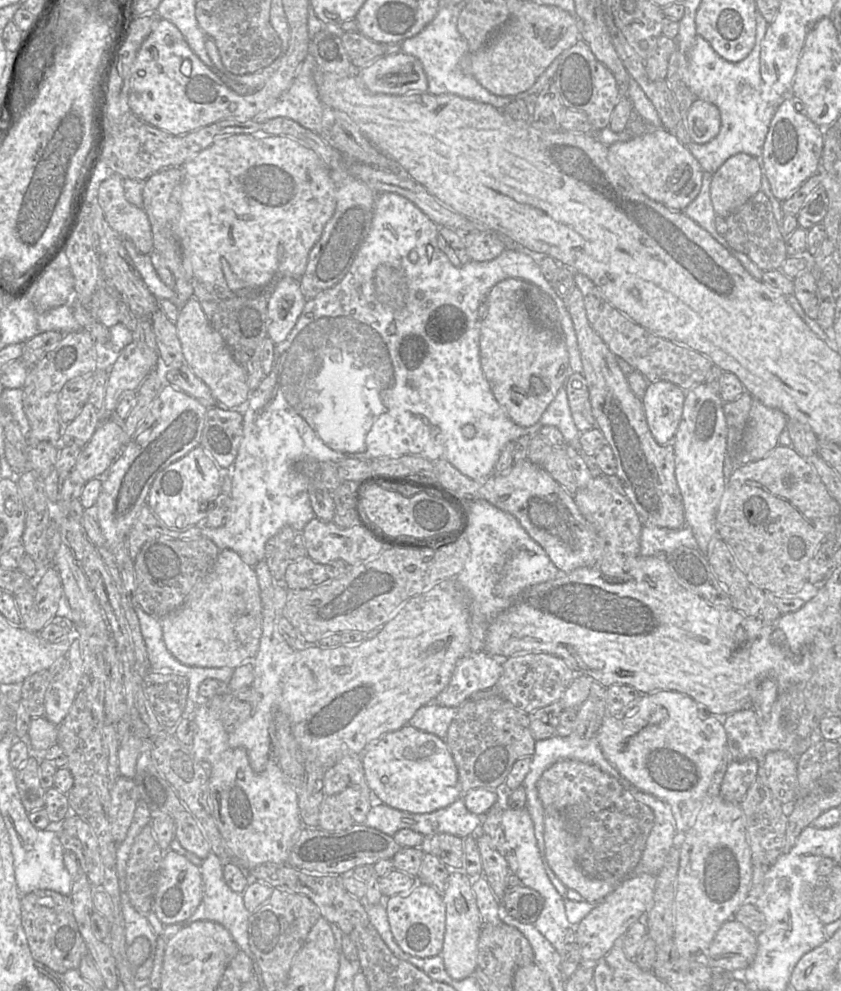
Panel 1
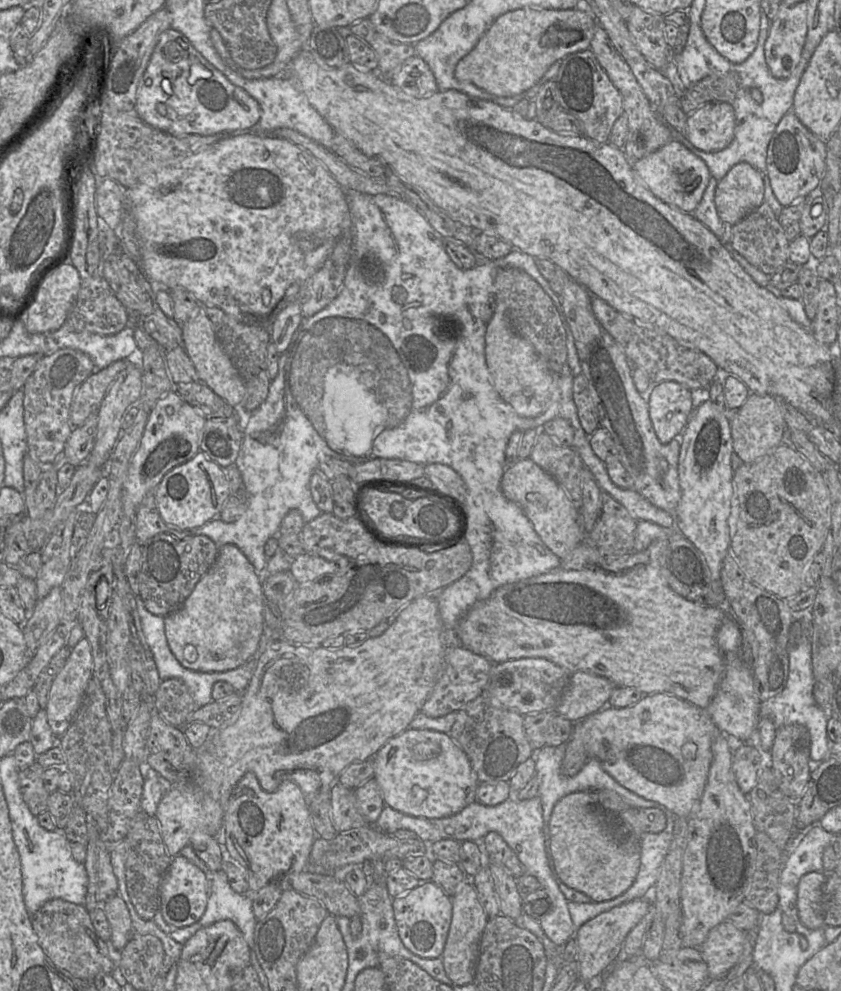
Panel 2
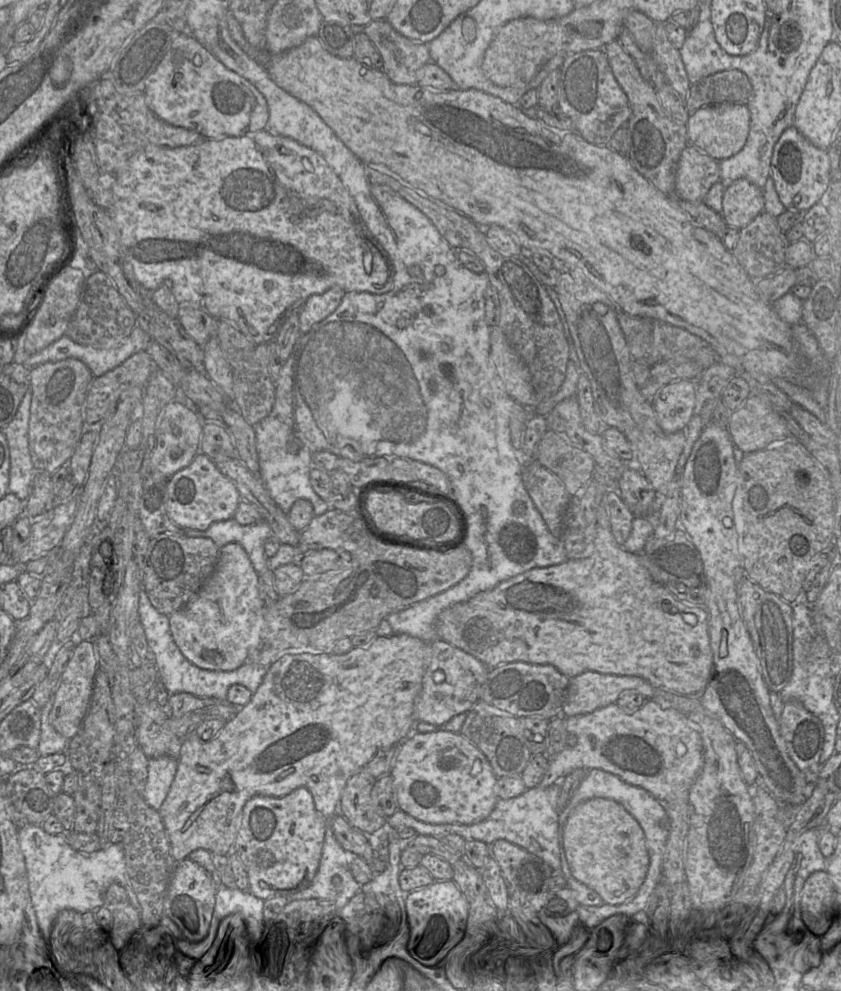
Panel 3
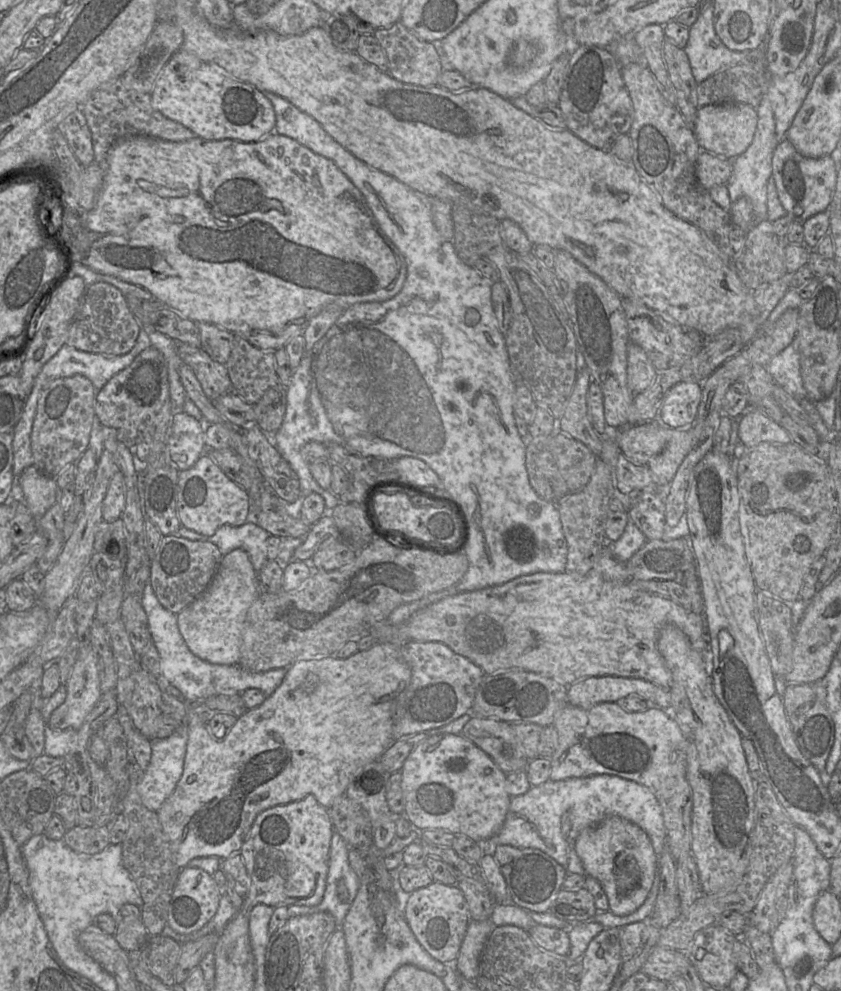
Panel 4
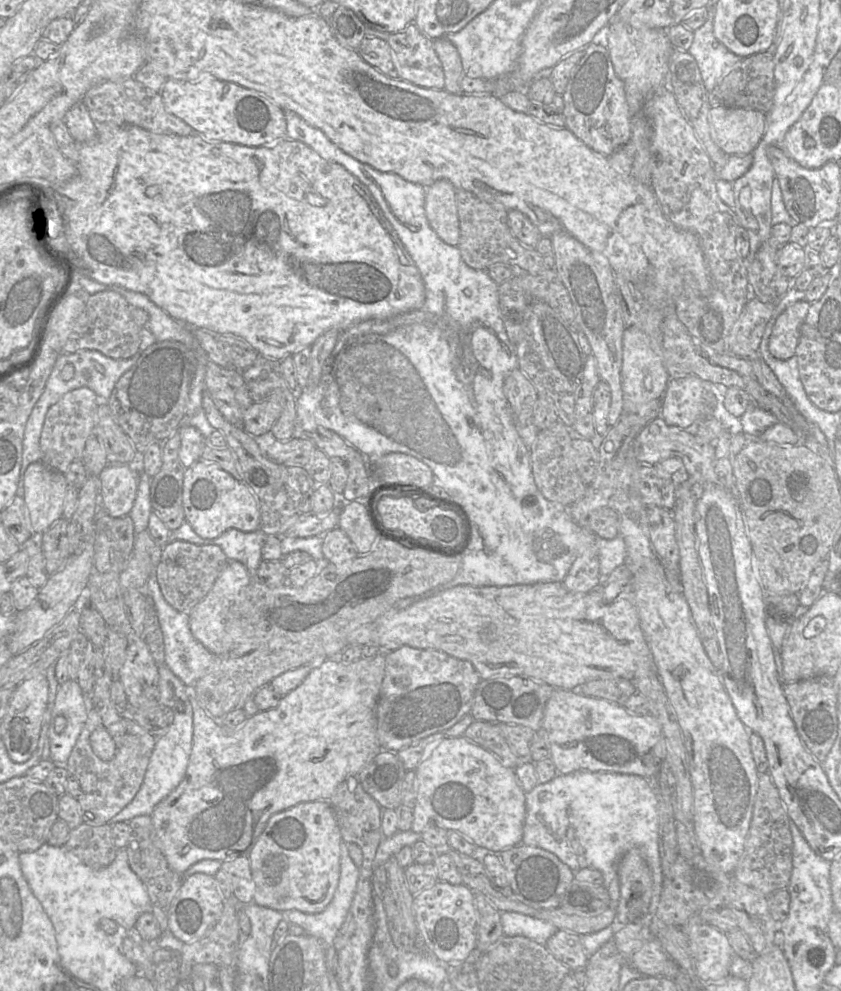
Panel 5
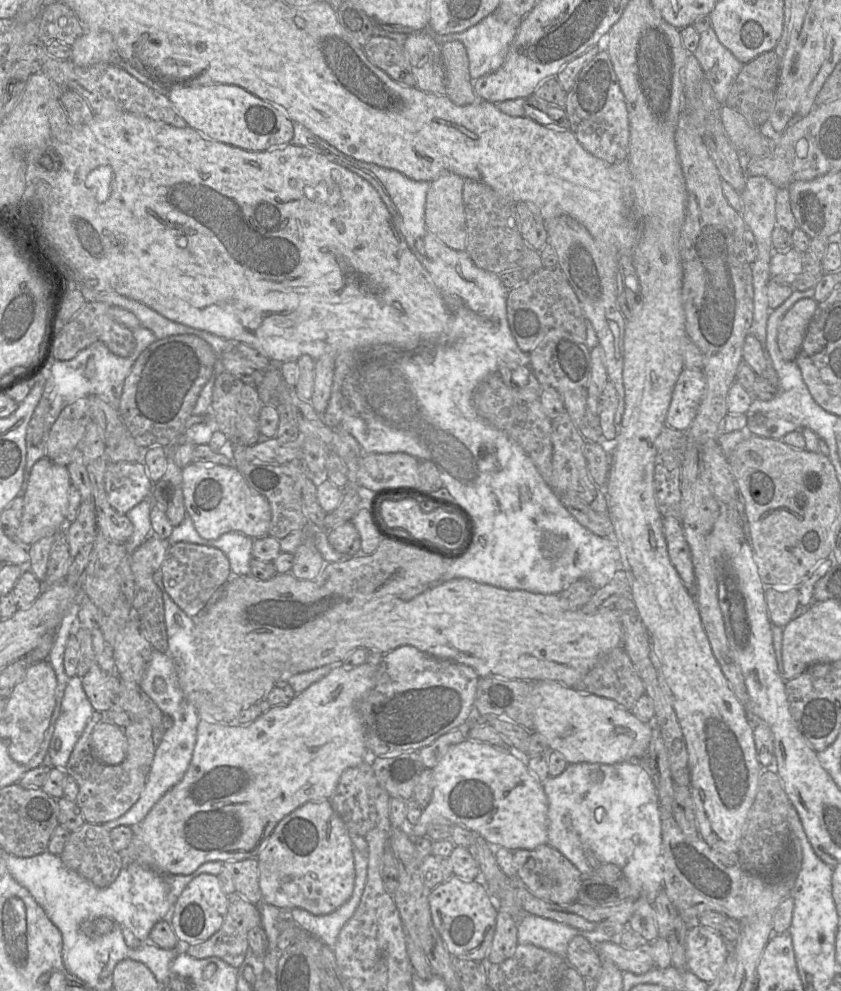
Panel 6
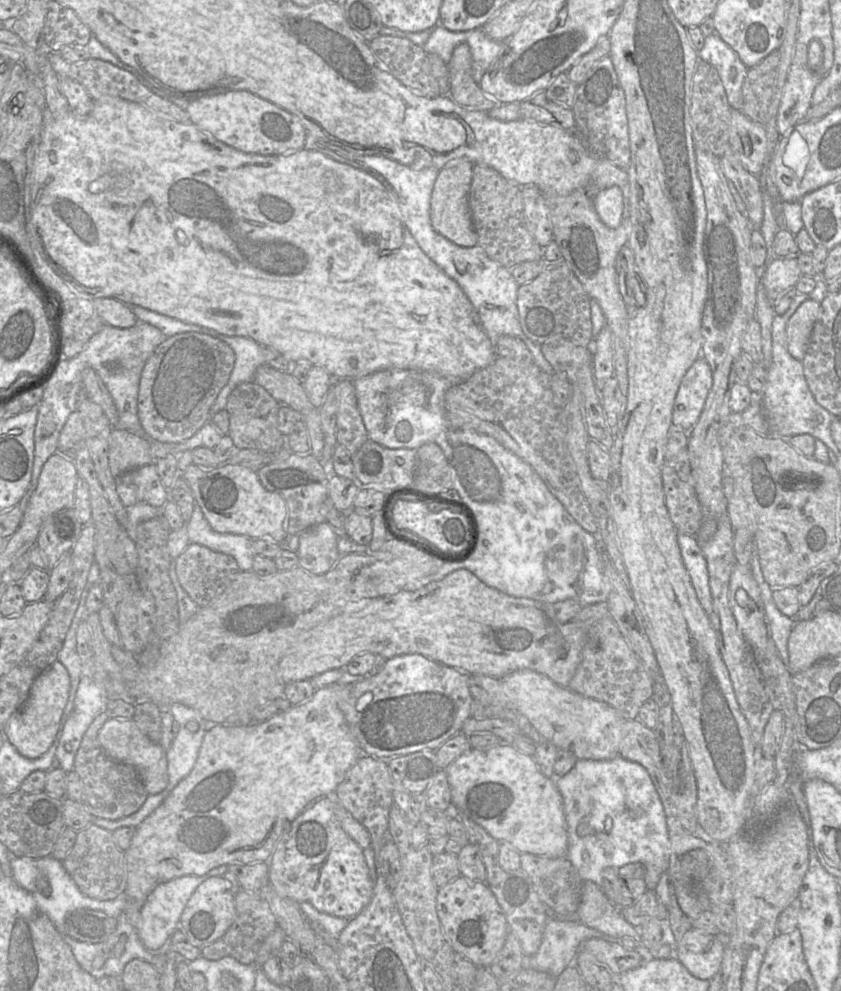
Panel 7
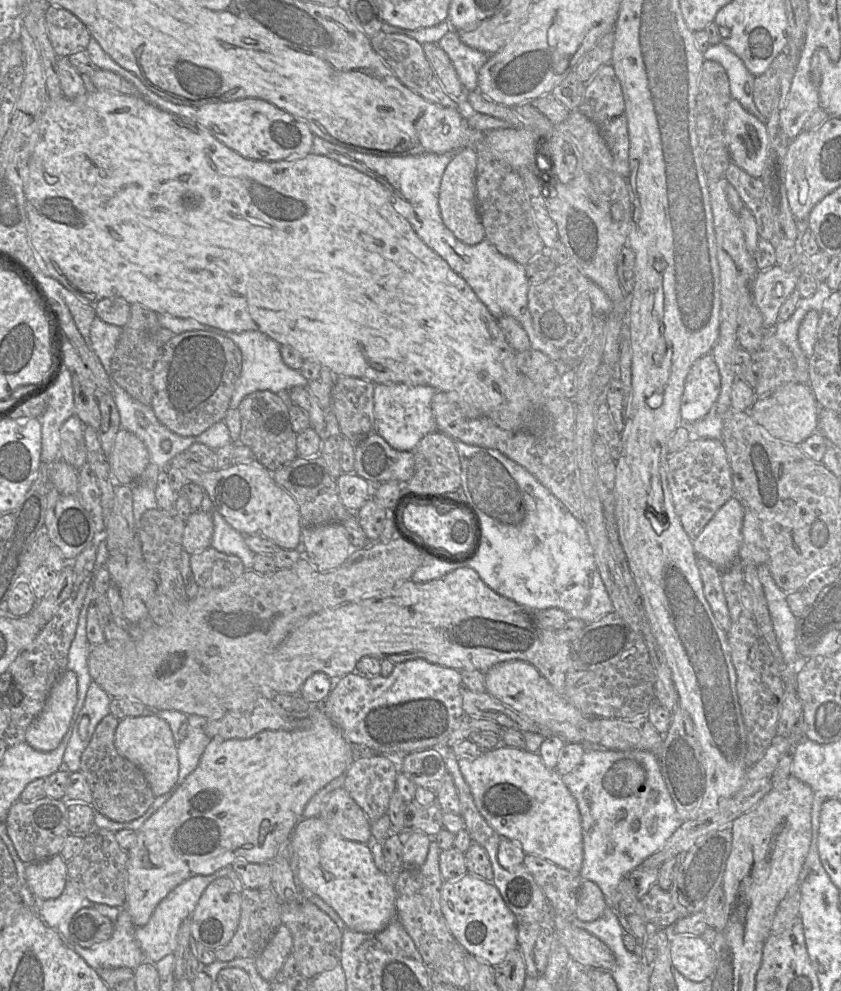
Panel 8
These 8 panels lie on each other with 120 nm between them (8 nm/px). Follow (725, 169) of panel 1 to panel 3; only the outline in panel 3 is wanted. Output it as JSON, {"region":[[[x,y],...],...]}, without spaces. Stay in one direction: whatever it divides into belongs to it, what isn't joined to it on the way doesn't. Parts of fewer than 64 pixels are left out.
{"region":[[[744,178],[728,186],[722,199],[722,216],[727,226],[742,229],[764,211],[763,190]]]}

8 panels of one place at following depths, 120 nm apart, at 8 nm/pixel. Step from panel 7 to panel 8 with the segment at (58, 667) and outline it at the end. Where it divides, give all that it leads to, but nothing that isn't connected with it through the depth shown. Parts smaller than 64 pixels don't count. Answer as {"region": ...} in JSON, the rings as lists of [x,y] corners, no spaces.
{"region":[[[66,670],[51,688],[40,715],[29,725],[25,741],[41,752],[54,750],[63,739],[77,702],[77,676]]]}

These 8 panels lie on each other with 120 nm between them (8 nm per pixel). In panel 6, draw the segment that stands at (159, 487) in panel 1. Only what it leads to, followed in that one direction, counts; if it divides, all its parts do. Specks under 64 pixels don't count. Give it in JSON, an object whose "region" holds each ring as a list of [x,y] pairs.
{"region":[[[187,465],[183,469],[183,494],[187,514],[206,540],[217,540],[229,532],[239,532],[253,539],[269,535],[271,508],[268,500],[248,485],[234,465]]]}

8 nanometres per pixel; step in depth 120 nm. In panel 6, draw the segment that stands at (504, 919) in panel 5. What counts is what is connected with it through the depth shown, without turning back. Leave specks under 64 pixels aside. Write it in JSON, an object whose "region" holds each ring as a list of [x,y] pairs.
{"region":[[[526,914],[518,921],[517,930],[519,944],[533,944],[562,957],[567,952],[569,942],[583,932],[532,914]]]}

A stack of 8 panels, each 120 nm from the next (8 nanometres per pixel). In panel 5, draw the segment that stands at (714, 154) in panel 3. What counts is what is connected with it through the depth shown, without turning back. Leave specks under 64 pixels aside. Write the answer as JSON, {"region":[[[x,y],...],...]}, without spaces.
{"region":[[[710,107],[708,124],[713,141],[726,155],[749,155],[765,130],[765,114],[737,107]]]}

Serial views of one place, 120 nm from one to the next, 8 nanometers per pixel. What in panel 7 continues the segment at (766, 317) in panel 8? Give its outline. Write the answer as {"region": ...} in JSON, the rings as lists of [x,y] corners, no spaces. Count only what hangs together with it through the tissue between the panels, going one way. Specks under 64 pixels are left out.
{"region":[[[774,257],[766,267],[756,268],[760,284],[773,307],[783,294],[795,288],[801,276],[796,258]]]}

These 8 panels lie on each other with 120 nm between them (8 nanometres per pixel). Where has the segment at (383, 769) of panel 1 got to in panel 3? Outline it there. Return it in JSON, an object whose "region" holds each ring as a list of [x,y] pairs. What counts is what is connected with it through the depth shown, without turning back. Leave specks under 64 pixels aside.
{"region":[[[413,732],[397,747],[390,772],[399,809],[413,818],[430,824],[475,824],[485,820],[499,800],[495,793],[498,778],[484,754],[460,732]]]}

